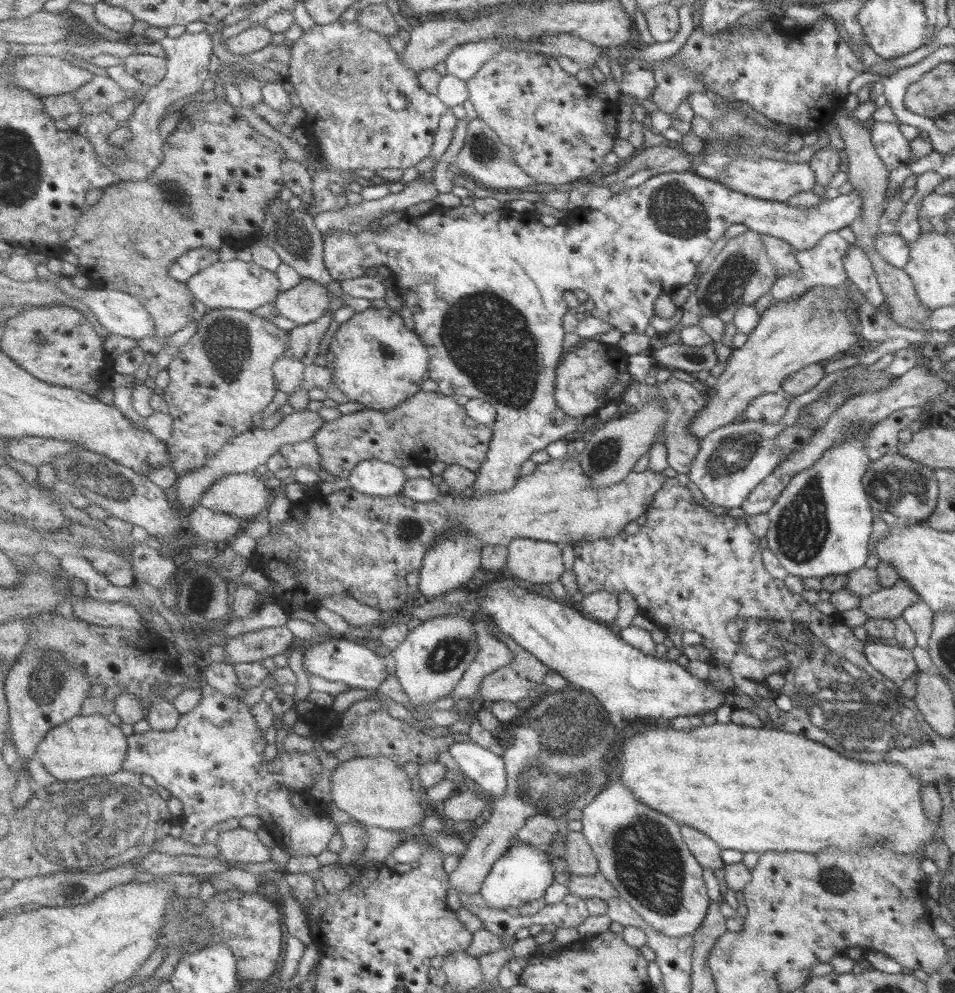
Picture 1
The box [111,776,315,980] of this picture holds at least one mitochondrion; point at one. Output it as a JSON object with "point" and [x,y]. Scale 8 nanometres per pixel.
{"point":[196,921]}

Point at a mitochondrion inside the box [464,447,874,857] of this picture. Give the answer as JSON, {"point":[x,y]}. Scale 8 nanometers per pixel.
{"point":[570,733]}

